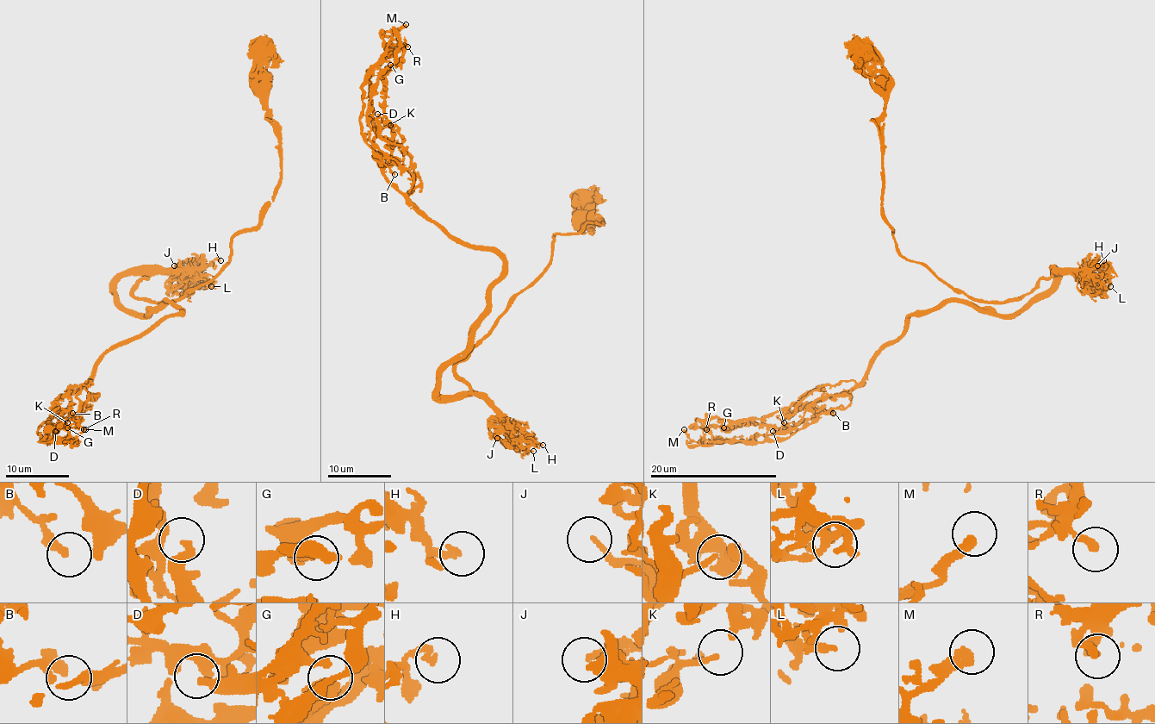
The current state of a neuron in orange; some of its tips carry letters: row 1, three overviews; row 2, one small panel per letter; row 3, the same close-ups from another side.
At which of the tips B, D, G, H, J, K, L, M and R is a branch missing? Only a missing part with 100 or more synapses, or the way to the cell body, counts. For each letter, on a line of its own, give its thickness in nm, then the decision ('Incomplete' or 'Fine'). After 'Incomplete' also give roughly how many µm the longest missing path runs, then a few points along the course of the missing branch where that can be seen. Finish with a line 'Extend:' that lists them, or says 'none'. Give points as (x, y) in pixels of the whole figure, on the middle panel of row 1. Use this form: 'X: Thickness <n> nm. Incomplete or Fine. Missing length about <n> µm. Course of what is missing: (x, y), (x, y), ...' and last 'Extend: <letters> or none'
B: Thickness 320 nm. Fine
D: Thickness 260 nm. Fine
G: Thickness 300 nm. Fine
H: Thickness 200 nm. Fine
J: Thickness 170 nm. Fine
K: Thickness 150 nm. Fine
L: Thickness 110 nm. Fine
M: Thickness 240 nm. Fine
R: Thickness 260 nm. Fine
Extend: none

